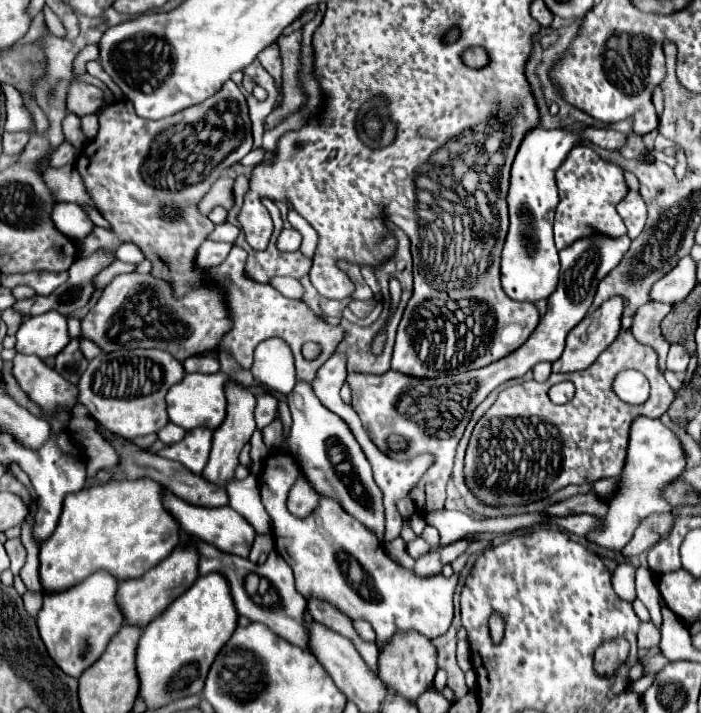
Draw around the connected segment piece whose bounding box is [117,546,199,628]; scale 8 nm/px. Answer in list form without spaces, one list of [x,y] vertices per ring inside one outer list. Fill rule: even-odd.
[[[177,546],[165,560],[161,560],[161,564],[157,564],[157,568],[151,568],[149,572],[145,572],[145,576],[119,582],[119,590],[117,590],[119,608],[123,610],[123,616],[129,624],[139,624],[145,628],[175,598],[179,598],[187,588],[191,588],[197,578],[199,578],[197,552],[193,552],[193,548],[179,548]]]

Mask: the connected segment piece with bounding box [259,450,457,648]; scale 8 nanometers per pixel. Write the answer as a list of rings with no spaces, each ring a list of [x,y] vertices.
[[[285,450],[267,458],[263,474],[259,476],[261,502],[271,518],[275,548],[291,566],[295,588],[305,596],[319,596],[353,620],[367,620],[377,632],[377,646],[381,648],[397,630],[417,630],[429,640],[443,636],[453,620],[453,590],[457,574],[445,578],[443,574],[421,578],[413,570],[401,568],[393,562],[377,536],[371,534],[359,520],[353,520],[335,500],[319,498],[319,508],[307,518],[297,518],[287,510],[287,494],[293,482],[303,476],[293,456]]]

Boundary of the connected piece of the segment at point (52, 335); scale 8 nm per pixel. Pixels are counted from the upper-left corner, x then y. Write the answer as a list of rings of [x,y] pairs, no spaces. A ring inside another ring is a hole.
[[[59,312],[29,316],[17,330],[15,350],[21,354],[35,354],[41,360],[57,356],[69,344],[67,318]]]

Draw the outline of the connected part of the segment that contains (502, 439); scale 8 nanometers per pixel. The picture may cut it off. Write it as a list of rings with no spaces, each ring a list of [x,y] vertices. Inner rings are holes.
[[[623,330],[615,342],[601,352],[601,356],[581,372],[573,374],[551,374],[551,378],[545,384],[539,382],[523,382],[515,384],[503,390],[499,394],[497,402],[487,410],[483,416],[483,422],[479,422],[473,430],[473,436],[469,440],[467,456],[465,456],[465,482],[469,490],[485,504],[531,504],[535,500],[547,498],[555,490],[561,490],[569,484],[593,484],[601,478],[617,478],[621,476],[621,468],[627,460],[627,444],[629,444],[629,428],[637,416],[649,416],[649,418],[661,418],[671,402],[675,400],[677,392],[665,382],[659,364],[657,364],[657,352],[653,348],[639,344],[629,330]],[[622,368],[639,370],[647,376],[651,384],[651,396],[641,406],[631,406],[621,402],[613,394],[613,380]],[[569,380],[575,384],[575,396],[567,404],[553,404],[547,396],[547,390],[557,384]]]

